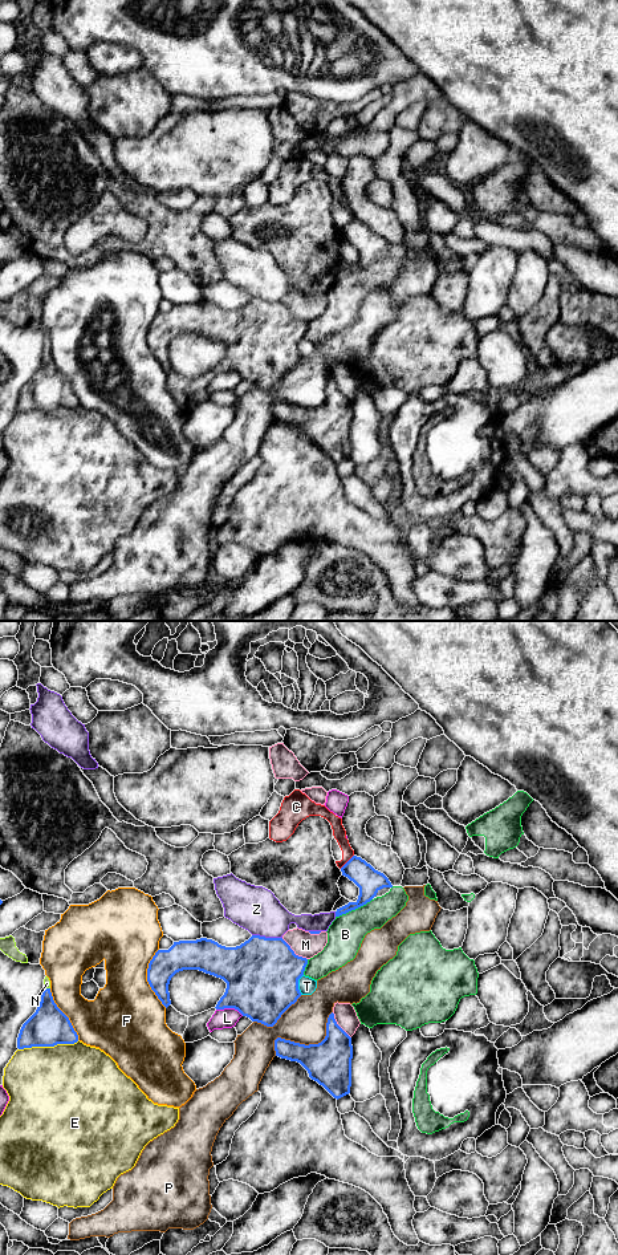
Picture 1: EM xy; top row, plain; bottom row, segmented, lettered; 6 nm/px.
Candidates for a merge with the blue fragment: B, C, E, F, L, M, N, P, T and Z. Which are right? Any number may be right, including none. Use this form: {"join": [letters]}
{"join": ["N"]}

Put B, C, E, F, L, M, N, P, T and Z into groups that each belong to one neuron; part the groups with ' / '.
B / C / E / F / L / M / N / P / T / Z

